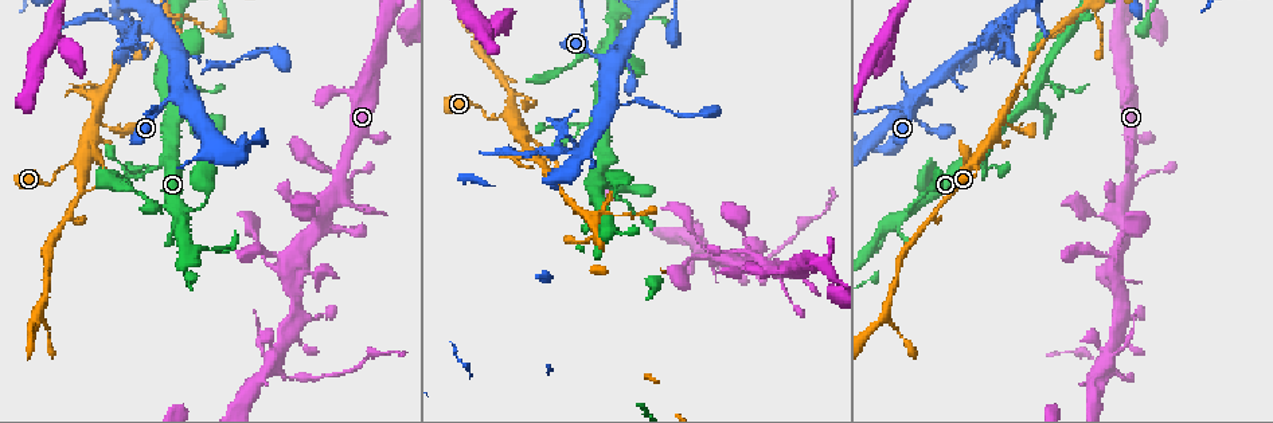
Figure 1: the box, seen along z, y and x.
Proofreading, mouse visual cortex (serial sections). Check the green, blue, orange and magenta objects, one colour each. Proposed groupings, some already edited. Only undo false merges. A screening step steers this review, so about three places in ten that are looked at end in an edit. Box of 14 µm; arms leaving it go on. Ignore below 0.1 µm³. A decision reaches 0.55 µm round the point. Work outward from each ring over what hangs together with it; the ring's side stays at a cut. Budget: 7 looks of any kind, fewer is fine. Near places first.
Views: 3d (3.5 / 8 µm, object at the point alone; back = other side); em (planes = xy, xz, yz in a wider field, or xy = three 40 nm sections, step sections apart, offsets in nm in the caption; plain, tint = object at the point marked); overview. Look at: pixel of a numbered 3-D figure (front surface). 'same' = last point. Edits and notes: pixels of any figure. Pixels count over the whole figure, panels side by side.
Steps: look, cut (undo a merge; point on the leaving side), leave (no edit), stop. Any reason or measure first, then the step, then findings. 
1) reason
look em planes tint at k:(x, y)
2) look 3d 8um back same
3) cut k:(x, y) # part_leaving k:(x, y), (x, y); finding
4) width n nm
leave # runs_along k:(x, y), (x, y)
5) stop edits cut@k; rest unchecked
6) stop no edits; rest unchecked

thick turns thin
look 3d 3.5um at 1:(508, 117)

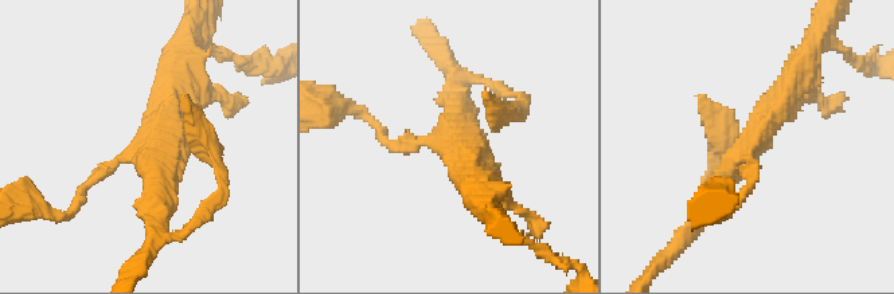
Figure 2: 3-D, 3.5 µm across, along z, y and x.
now the EM
look em xy step 5 tint at 2:(445, 142)

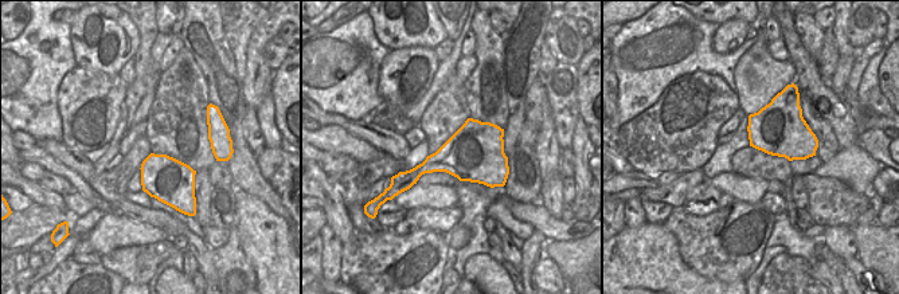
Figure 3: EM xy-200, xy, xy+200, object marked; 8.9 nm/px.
arm_widths 150, 250, 350 nm
leave # runs_along 2:(79, 203), (113, 161), (159, 137), (175, 83); continuous, no second cell

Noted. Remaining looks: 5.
thin neck
look 3d 8um at 1:(636, 100)

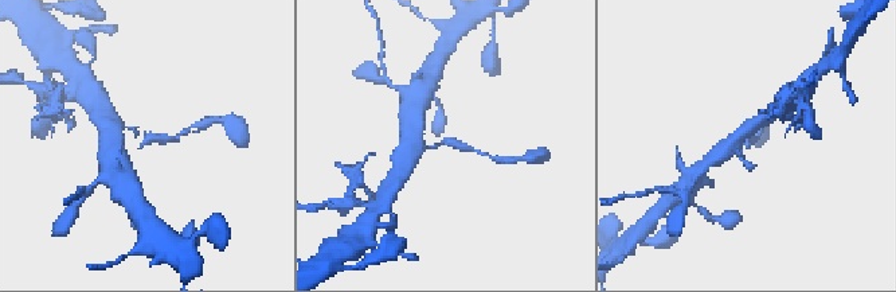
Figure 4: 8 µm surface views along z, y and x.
now the EM
look em planes tint at 4:(148, 134)

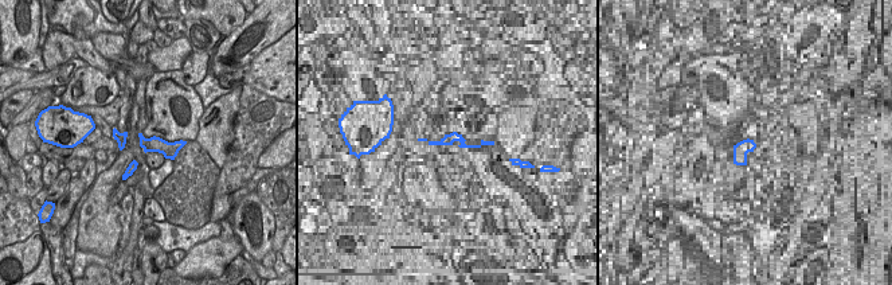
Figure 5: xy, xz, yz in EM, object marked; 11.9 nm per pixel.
leave # runs_along 4:(411, 140), (480, 152); continuous, no second cell

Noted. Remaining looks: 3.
looks like a crossing
look 3d 3.5um at 1:(583, 144)

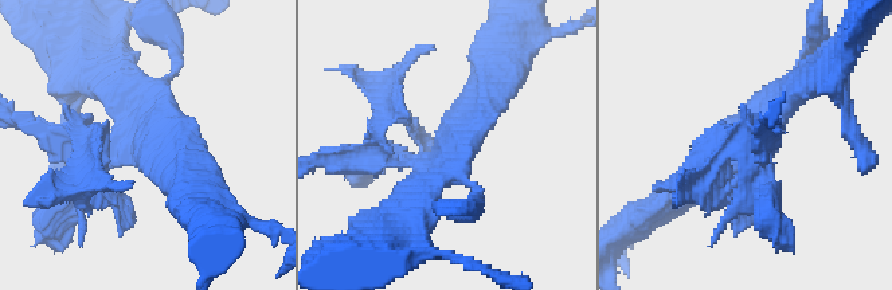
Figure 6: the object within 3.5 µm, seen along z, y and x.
look em xy step 5 tint at 6:(449, 149)

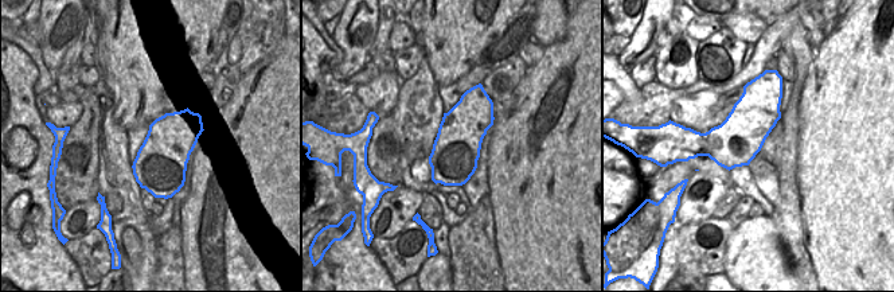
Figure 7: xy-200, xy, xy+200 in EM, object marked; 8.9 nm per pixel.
cut 6:(748, 176) # a second cell is stuck on

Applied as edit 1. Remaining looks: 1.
stop edits cut@6; rest unchecked

